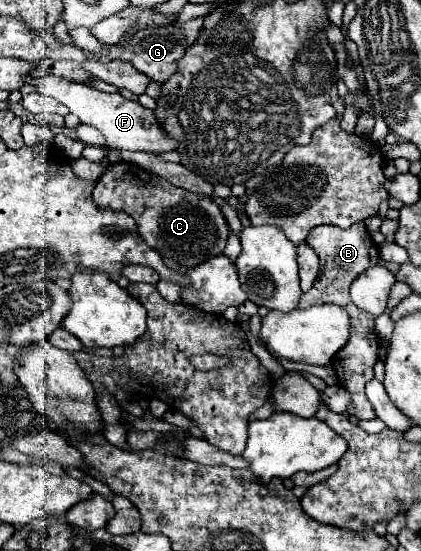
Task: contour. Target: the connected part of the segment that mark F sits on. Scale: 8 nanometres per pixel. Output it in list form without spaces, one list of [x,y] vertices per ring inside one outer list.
[[[26,76],[26,84],[30,84],[30,82],[38,88],[40,94],[52,96],[54,100],[68,106],[68,110],[72,114],[76,114],[82,124],[90,124],[90,126],[98,128],[104,134],[110,150],[138,150],[138,152],[162,154],[162,152],[170,152],[170,150],[178,148],[178,140],[166,136],[166,132],[158,124],[154,112],[140,106],[138,102],[126,100],[120,94],[108,94],[108,92],[78,84],[78,82],[62,80],[56,76],[42,76],[42,78]]]

